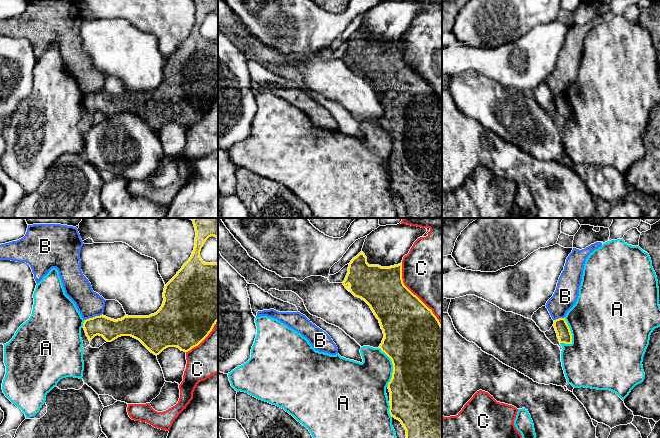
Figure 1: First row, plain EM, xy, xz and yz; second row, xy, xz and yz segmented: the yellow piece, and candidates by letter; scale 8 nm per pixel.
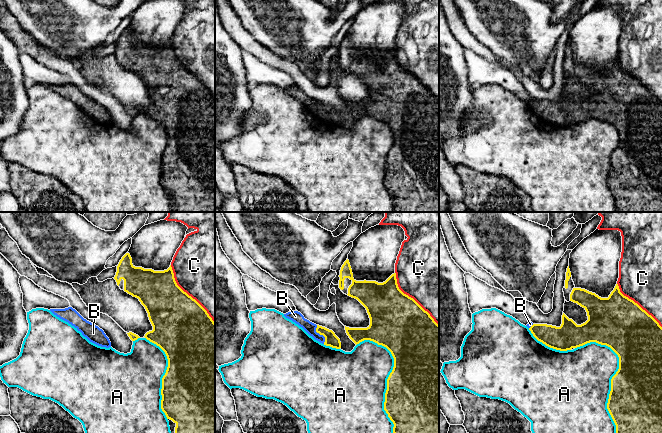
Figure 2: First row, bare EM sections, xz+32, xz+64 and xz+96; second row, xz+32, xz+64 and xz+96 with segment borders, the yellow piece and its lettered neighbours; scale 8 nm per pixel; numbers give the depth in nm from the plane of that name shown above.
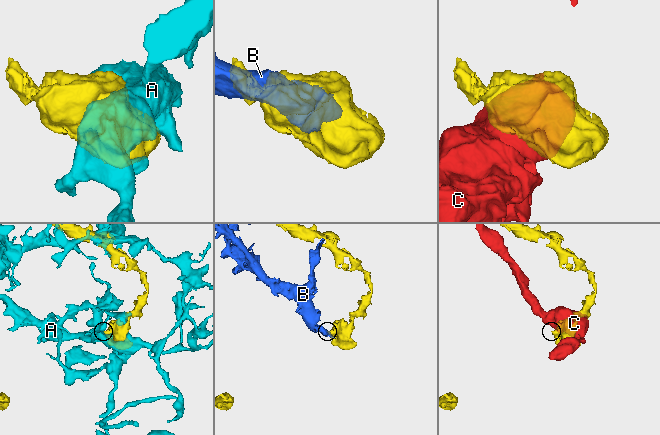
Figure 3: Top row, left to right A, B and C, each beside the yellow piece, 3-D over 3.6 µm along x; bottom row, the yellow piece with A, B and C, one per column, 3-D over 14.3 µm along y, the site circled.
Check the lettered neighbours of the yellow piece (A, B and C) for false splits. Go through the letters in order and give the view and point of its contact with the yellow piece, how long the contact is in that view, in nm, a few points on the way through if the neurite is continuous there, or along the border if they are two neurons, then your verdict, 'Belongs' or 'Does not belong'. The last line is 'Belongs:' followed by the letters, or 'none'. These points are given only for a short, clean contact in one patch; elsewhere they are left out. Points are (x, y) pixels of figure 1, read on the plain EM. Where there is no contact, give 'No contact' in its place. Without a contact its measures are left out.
A: Touches yellow at xz (393, 143). Shared border 320 nm. Does not belong
B: Touches yellow at xy (93, 93). Shared border 150 nm. Boundary: xy (101, 90), (84, 96). Does not belong
C: Touches yellow at xz (415, 71). Shared border 600 nm. Does not belong
Belongs: none

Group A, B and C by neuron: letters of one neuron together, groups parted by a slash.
A / B / C

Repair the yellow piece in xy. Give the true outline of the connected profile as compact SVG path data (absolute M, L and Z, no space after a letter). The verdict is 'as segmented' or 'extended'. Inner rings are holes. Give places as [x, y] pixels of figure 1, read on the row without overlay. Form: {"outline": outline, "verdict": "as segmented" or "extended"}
{"outline": "M194 0L194 3L196 13L192 31L165 61L160 85L149 92L126 91L114 96L100 91L86 95L83 104L90 118L97 111L107 118L121 112L131 112L157 132L168 123L188 128L209 111L218 97L218 38L205 39L200 33L200 27L209 13L214 12L218 16L218 0Z", "verdict": "as segmented"}

